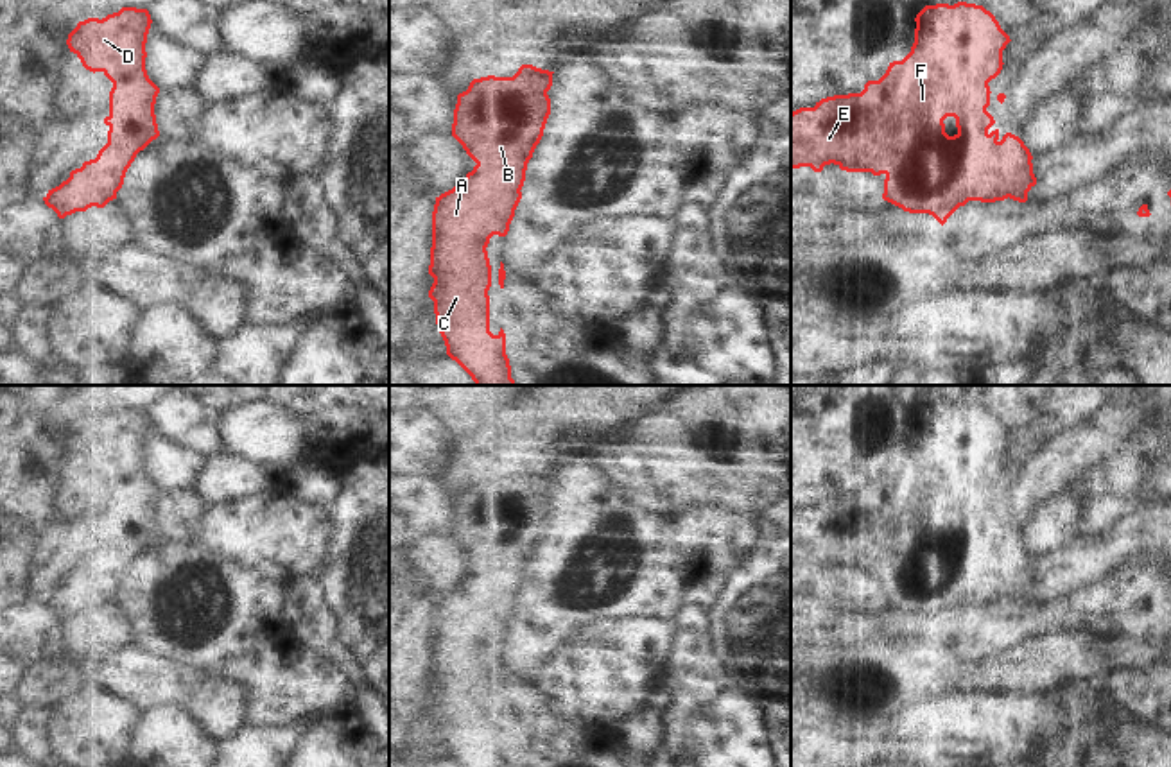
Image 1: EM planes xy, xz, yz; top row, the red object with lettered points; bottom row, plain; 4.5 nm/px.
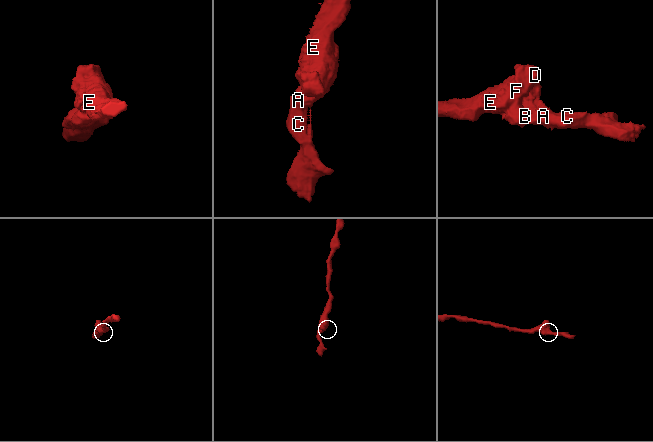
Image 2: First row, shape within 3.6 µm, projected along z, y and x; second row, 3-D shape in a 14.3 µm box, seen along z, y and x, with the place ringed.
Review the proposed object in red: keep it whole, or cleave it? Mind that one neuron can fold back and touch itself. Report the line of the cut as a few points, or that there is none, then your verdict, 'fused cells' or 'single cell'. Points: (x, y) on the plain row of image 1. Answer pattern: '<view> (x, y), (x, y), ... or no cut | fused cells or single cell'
no cut | single cell

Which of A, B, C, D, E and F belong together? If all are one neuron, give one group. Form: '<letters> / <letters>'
A B C D E F

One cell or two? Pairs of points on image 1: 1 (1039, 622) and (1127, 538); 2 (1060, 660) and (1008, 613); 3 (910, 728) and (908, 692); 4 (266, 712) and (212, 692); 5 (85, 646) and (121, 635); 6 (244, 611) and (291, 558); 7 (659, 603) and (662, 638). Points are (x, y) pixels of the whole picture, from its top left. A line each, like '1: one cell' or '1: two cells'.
1: two cells
2: two cells
3: two cells
4: two cells
5: one cell
6: two cells
7: two cells

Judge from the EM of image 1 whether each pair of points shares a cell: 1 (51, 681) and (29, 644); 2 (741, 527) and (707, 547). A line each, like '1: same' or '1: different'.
1: different
2: same

